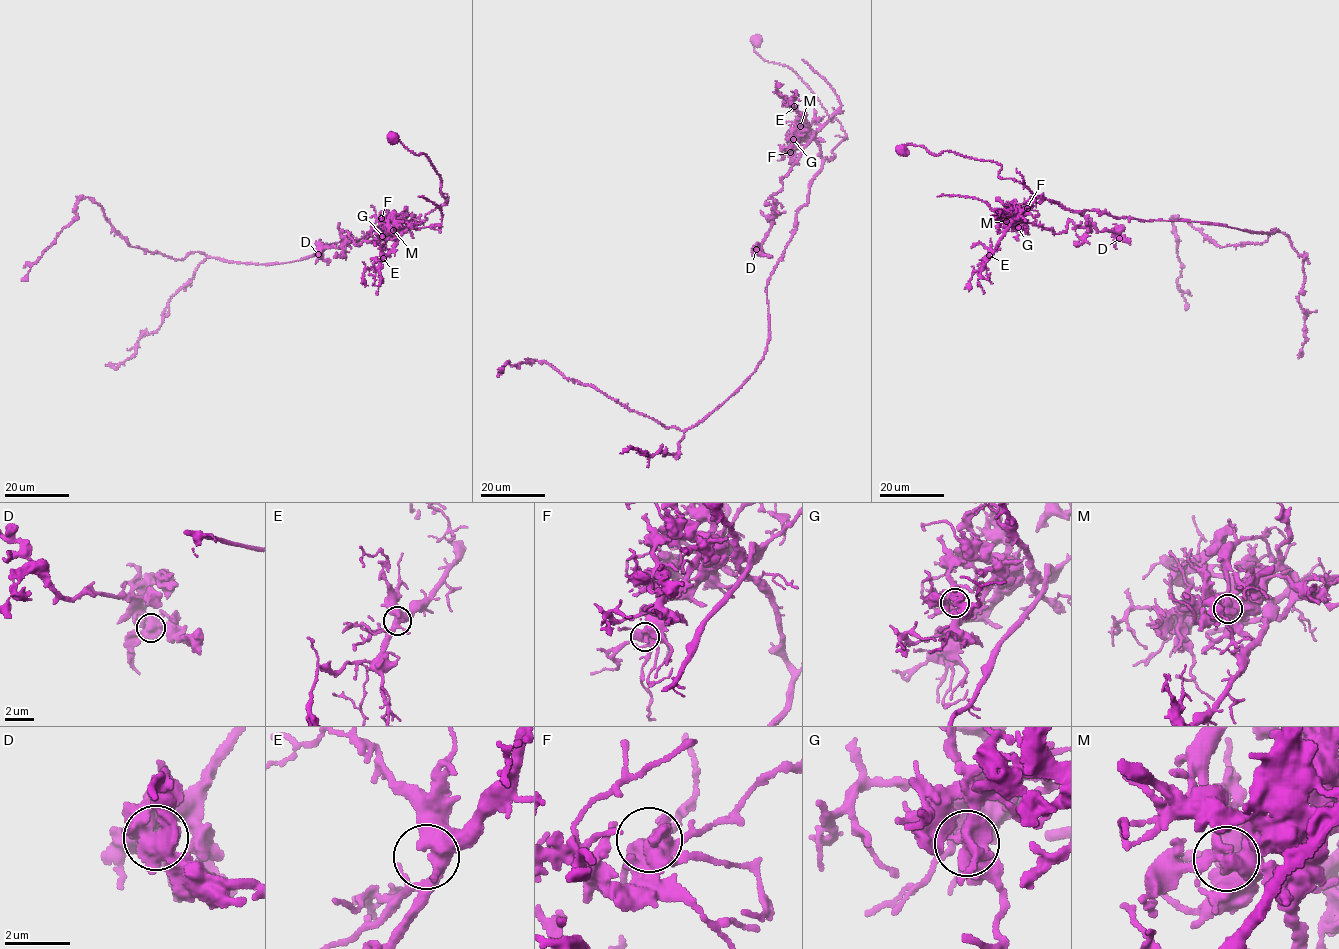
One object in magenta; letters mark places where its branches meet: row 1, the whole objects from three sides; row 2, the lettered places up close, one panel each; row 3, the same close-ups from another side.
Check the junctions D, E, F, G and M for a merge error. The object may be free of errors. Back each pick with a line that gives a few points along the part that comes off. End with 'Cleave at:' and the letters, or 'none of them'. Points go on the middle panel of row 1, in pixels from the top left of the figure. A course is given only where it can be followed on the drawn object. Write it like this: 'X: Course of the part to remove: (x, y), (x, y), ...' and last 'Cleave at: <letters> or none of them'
M: Course of the part to remove: (800, 126), (814, 133), (812, 139), (771, 196), (776, 201), (773, 224), (756, 248), (771, 256)
Cleave at: M

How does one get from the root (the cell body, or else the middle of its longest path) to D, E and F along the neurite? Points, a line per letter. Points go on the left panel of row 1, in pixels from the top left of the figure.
D: (392, 137), (427, 156), (447, 203), (424, 220), (414, 215), (403, 231), (358, 246), (350, 233), (318, 254)
E: (392, 137), (390, 133), (410, 151), (427, 156), (447, 203), (424, 220), (414, 215), (383, 258)
F: (392, 137), (390, 133), (410, 151), (427, 156), (447, 203), (424, 220), (414, 215), (403, 228), (381, 218)

